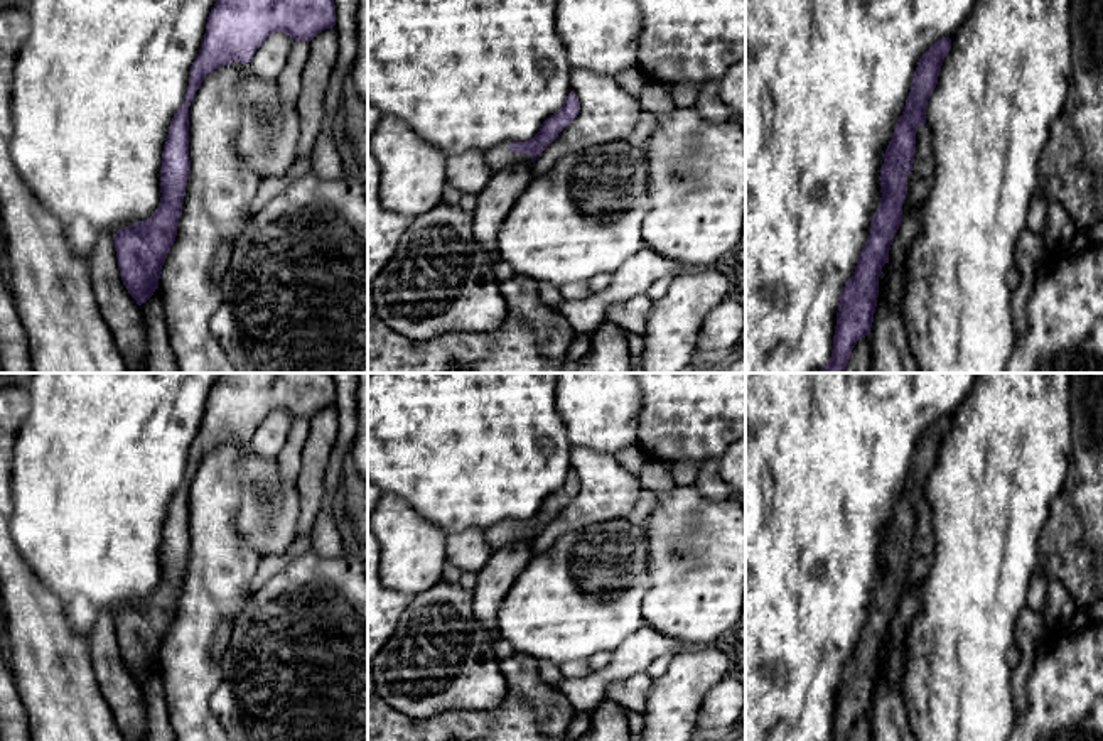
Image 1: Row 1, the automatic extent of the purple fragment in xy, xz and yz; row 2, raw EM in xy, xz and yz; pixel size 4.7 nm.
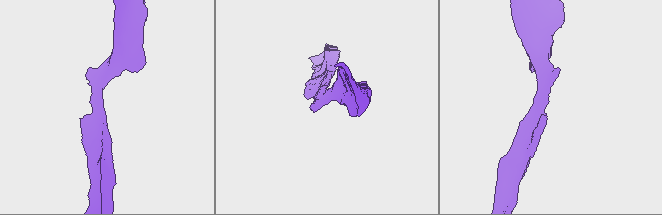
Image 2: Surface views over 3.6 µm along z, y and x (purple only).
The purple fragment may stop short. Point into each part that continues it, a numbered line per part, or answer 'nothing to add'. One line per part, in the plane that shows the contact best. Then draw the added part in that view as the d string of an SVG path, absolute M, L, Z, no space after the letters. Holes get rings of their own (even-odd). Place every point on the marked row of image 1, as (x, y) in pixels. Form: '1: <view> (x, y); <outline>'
1: xz (498, 157); M509 142L487 149L484 152L484 159L494 172L499 172L518 162L533 164L530 154L514 154L509 149Z

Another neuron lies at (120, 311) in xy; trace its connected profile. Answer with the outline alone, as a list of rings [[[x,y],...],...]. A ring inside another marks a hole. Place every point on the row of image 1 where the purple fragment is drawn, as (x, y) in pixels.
[[[101,236],[88,258],[91,289],[128,373],[142,373],[148,358],[143,314],[118,270],[115,240]]]

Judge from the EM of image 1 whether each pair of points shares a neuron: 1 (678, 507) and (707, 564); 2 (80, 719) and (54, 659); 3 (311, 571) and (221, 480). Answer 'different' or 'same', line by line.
1: same
2: same
3: different

